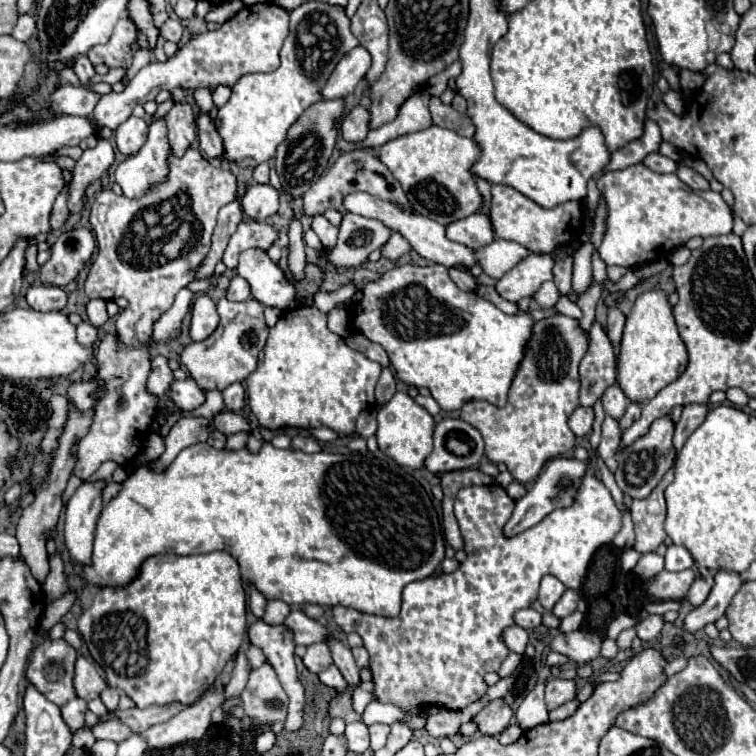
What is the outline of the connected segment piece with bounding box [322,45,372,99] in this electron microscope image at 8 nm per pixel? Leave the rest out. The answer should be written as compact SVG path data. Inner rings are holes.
M358 45L348 51L332 71L326 87L322 89L324 99L342 99L354 91L354 87L364 79L366 71L370 69L372 57L366 47Z

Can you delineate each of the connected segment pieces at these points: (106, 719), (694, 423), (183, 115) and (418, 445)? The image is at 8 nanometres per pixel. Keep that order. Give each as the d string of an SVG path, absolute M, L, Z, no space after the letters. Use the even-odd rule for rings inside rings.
M108 711L92 727L92 733L96 739L110 739L120 743L132 735L132 729L128 729L128 725L124 725L112 711Z
M690 403L684 407L680 421L676 423L676 431L674 431L674 447L680 449L686 441L686 437L704 421L704 417L708 415L708 405L704 403Z
M174 103L174 107L164 117L168 127L168 139L174 157L182 157L190 143L196 139L194 111L188 103Z
M396 393L390 403L386 403L378 411L378 447L384 455L392 457L398 465L420 469L424 465L424 459L432 451L432 431L434 431L434 419L432 415L414 403L414 399L406 393Z

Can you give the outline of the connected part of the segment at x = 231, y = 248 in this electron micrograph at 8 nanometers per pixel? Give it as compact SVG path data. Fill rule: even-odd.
M244 219L238 225L236 233L230 237L230 243L226 247L222 261L228 269L234 269L238 265L238 257L240 257L242 251L254 249L254 247L266 251L276 241L276 237L278 235L270 225L258 223L258 221L252 221L252 219Z

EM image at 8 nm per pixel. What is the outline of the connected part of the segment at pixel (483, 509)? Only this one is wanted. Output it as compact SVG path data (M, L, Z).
M584 475L580 493L574 505L552 511L536 527L522 531L514 537L504 535L506 519L510 519L514 502L500 485L464 487L456 495L454 513L464 537L466 561L450 575L440 573L422 581L412 581L402 593L402 611L398 617L368 615L352 607L334 607L334 621L346 631L356 631L364 639L364 647L370 653L370 669L374 681L374 697L380 703L394 703L402 711L420 711L424 705L440 705L452 711L464 709L470 703L482 699L488 691L484 675L498 671L506 655L510 653L502 633L514 625L514 613L530 607L538 593L538 583L544 575L552 573L568 589L578 589L586 577L590 559L600 545L606 545L620 531L620 509L616 507L610 491L598 477Z

